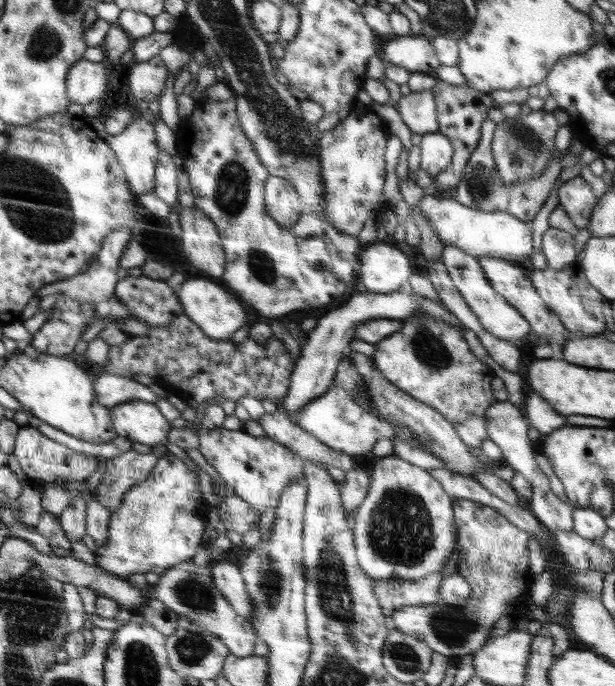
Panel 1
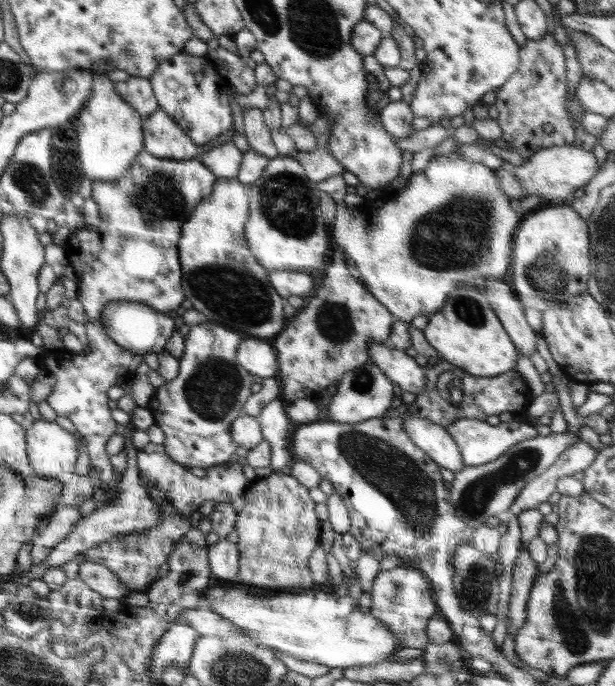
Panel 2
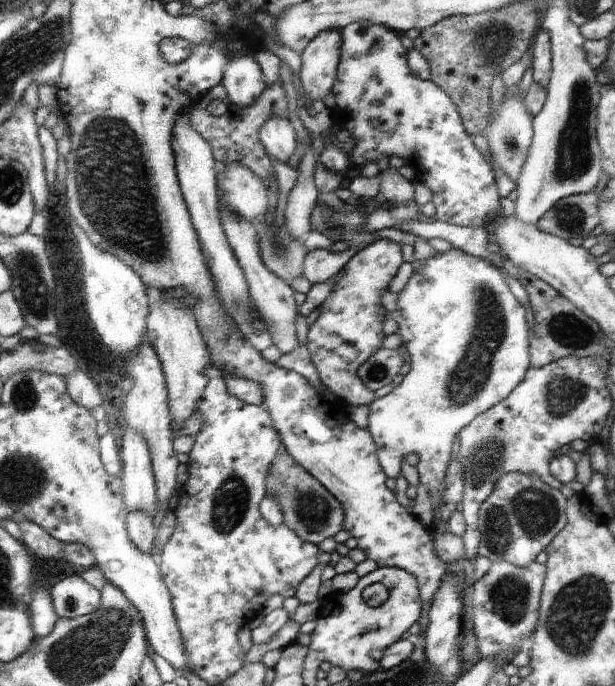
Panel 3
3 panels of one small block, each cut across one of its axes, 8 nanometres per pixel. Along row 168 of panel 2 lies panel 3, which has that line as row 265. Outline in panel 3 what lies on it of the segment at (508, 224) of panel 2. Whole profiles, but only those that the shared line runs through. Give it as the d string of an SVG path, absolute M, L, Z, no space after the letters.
M450 248L442 254L437 252L425 261L424 268L414 271L398 293L396 310L389 314L389 318L398 324L396 334L411 365L410 372L390 394L370 405L367 430L374 438L378 461L387 478L398 478L403 459L411 453L418 455L420 462L416 470L420 475L420 484L428 490L434 507L430 529L442 534L447 531L447 522L440 520L437 506L440 506L446 490L454 439L476 416L508 398L512 390L524 381L527 369L531 367L528 352L531 328L526 322L525 308L512 295L504 274L498 268L457 248Z

